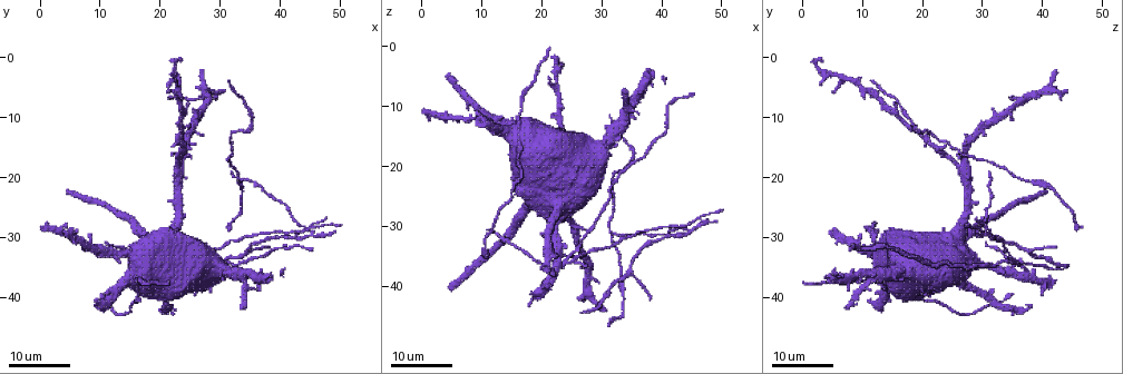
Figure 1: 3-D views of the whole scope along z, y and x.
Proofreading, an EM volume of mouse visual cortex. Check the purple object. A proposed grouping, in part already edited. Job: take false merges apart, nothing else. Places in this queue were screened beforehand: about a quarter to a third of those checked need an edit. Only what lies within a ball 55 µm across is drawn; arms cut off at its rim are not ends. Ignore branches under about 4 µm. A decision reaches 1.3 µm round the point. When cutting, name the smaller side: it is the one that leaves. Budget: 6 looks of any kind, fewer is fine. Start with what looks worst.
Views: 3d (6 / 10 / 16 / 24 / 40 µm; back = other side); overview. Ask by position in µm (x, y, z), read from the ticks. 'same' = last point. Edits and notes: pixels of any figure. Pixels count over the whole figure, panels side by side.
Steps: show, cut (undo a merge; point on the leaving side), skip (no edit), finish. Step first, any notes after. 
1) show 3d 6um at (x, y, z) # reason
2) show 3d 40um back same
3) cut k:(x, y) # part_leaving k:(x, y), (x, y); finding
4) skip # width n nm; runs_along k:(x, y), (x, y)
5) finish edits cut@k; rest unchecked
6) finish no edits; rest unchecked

show 3d 16um at (27.5, 7.0, 36.5) # three arms meet

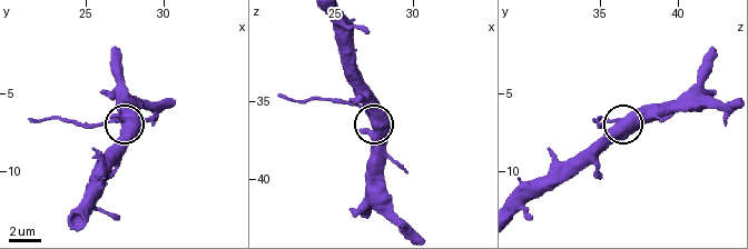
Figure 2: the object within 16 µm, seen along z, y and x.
show 3d 6um at (27.6, 6.8, 36.4)

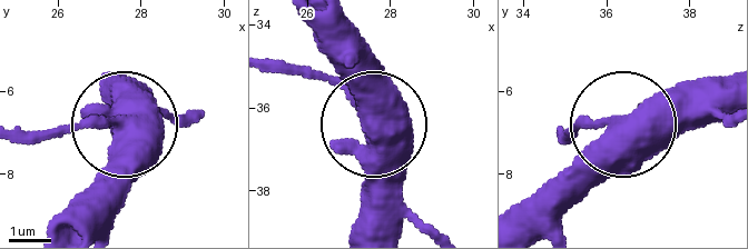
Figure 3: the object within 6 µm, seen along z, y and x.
skip # arms 3; all the same neuron

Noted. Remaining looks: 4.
show 3d 16um at (35.5, 32.0, 38.5)

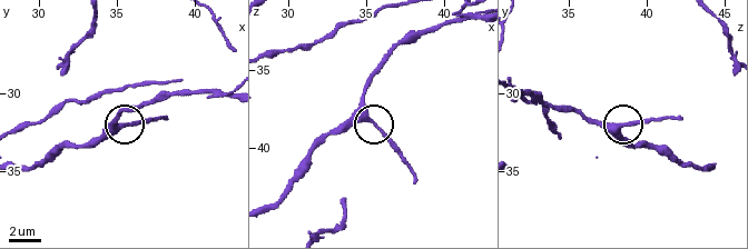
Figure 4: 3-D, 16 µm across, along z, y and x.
show 3d 10um at (35.0, 32.2, 38.0)

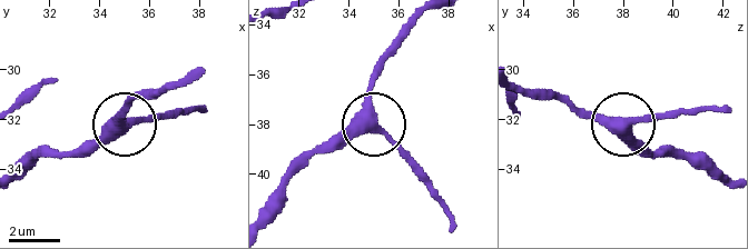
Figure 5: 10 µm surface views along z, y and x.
skip # runs_along 5:(180, 81), (148, 89), (122, 112), (129, 126), (171, 119); one neuron here

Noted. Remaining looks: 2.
show 3d 24um at (35.0, 8.5, 17.0) # sudden change in width

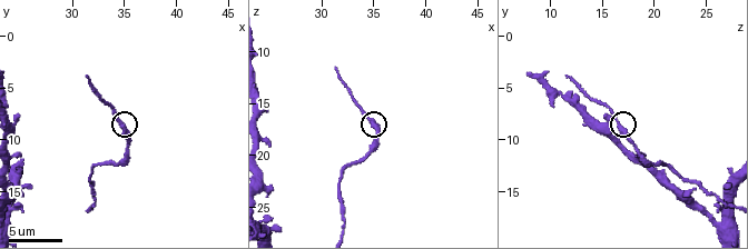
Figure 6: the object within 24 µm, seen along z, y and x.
show 3d 6um at (34.8, 8.4, 16.8)

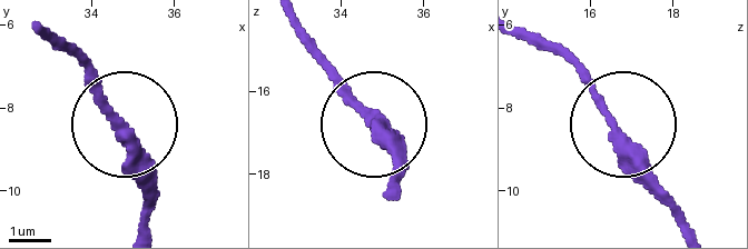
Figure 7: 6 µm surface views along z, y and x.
skip # width 310 nm; runs_along 7:(140, 221), (137, 147), (98, 83), (49, 33); all the same neuron

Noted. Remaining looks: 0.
finish no edits; rest unchecked

